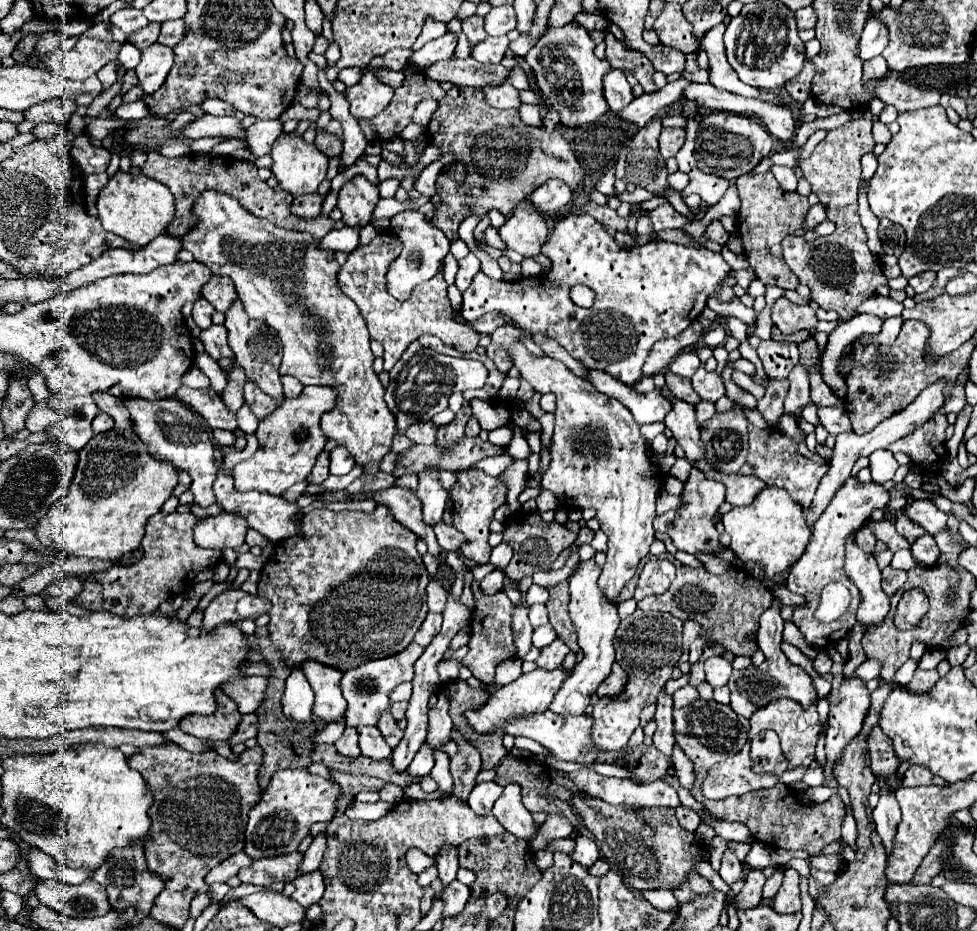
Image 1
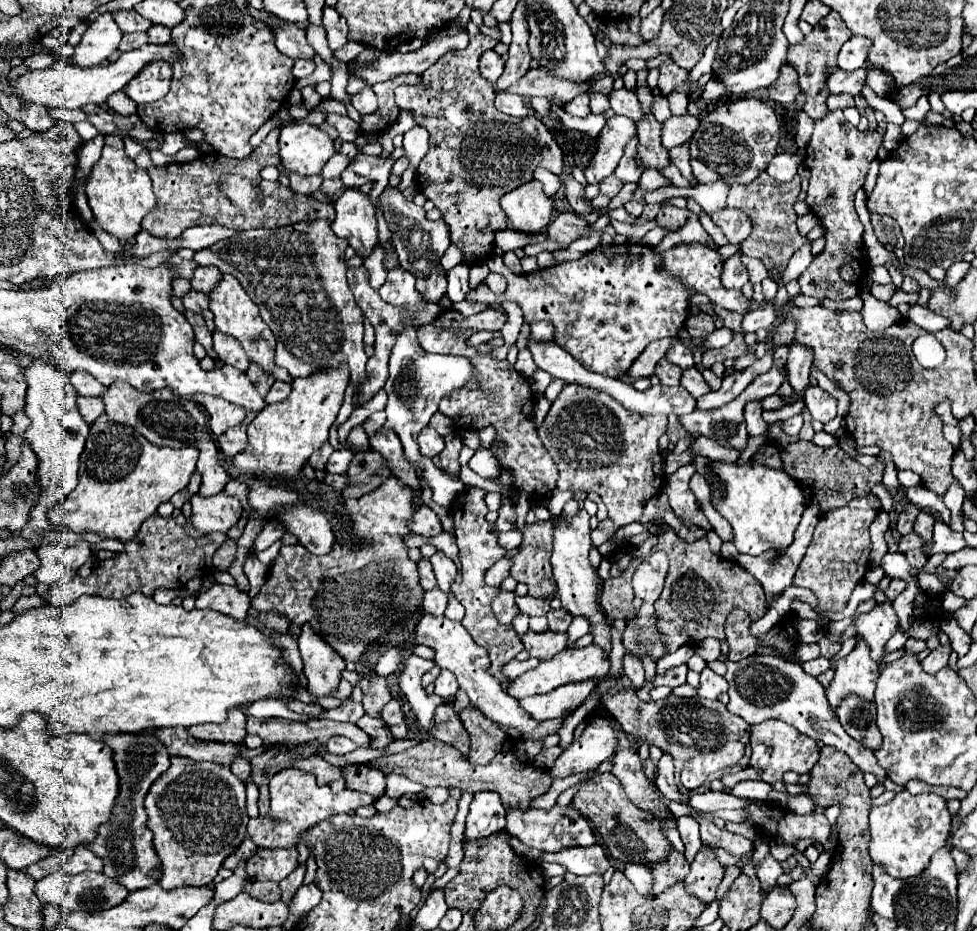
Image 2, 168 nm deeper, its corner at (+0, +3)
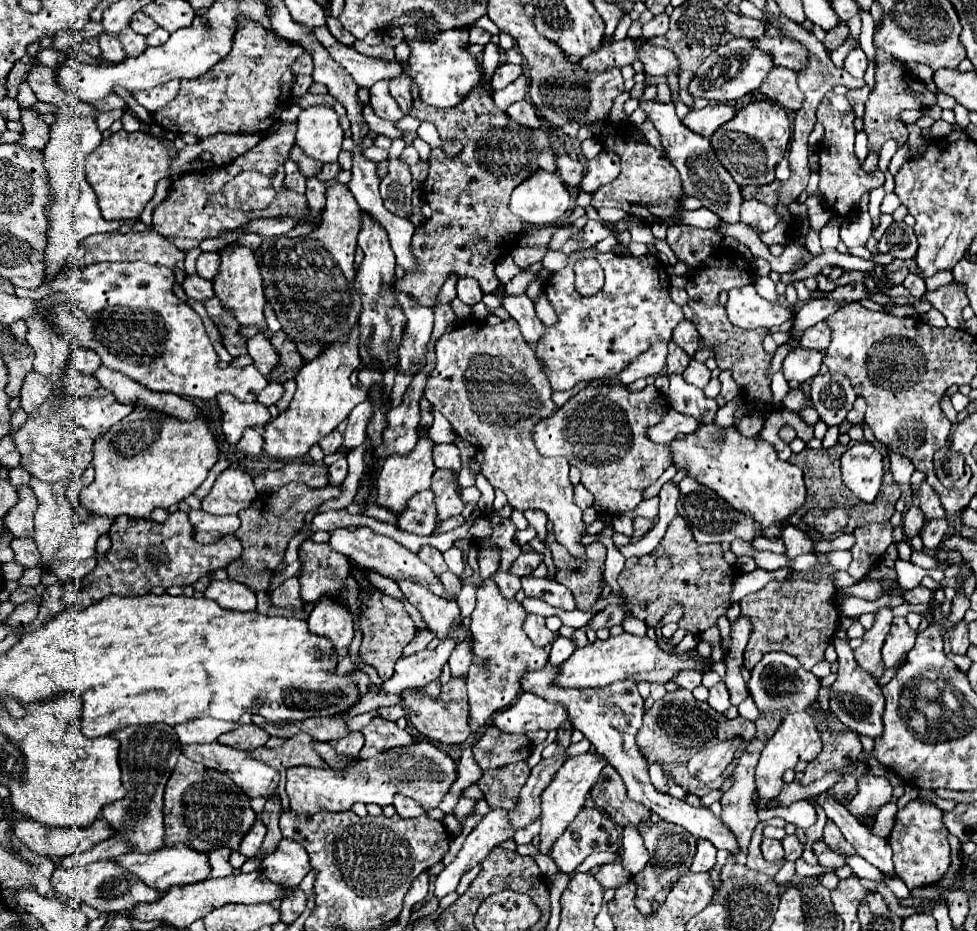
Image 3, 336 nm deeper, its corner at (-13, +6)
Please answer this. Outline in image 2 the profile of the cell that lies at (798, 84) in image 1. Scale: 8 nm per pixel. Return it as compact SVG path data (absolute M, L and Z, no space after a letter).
M790 65L780 67L780 75L774 83L768 85L768 97L772 101L778 101L782 105L794 103L794 97L800 93L798 87L798 75L790 69Z

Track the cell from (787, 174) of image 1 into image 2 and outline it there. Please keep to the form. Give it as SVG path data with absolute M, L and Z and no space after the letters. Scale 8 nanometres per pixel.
M780 153L770 161L766 171L776 181L790 181L796 175L798 165L800 165L800 157L796 153Z

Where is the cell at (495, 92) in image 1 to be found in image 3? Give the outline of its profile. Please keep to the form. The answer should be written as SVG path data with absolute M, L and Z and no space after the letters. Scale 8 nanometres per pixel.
M519 100L519 102L515 102L515 106L509 106L507 114L515 122L519 122L519 124L523 124L527 128L539 128L541 126L541 118L537 116L535 106L531 102L527 102L527 100Z

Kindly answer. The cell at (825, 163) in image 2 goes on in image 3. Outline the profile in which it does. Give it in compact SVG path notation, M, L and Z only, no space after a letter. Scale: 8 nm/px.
M829 92L817 108L817 120L825 126L823 146L819 152L819 174L821 174L819 190L823 192L823 204L829 210L857 210L861 196L883 186L885 176L881 170L867 174L863 170L863 164L855 156L855 148L853 148L855 134L857 134L853 126L855 114L845 96L835 96L833 92Z

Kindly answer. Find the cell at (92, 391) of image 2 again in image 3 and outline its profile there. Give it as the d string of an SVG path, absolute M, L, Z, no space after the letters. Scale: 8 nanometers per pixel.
M79 346L73 348L71 352L71 362L73 368L77 368L79 372L83 372L85 376L93 376L95 370L101 366L101 358L93 352L93 350L83 350Z

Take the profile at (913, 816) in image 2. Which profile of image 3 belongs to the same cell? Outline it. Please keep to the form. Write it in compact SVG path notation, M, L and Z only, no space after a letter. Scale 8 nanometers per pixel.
M919 798L911 800L905 808L897 810L897 816L889 834L889 846L893 848L895 872L907 884L907 888L935 884L947 872L951 858L949 858L949 840L947 840L949 830L945 828L943 816L945 812L941 808Z

